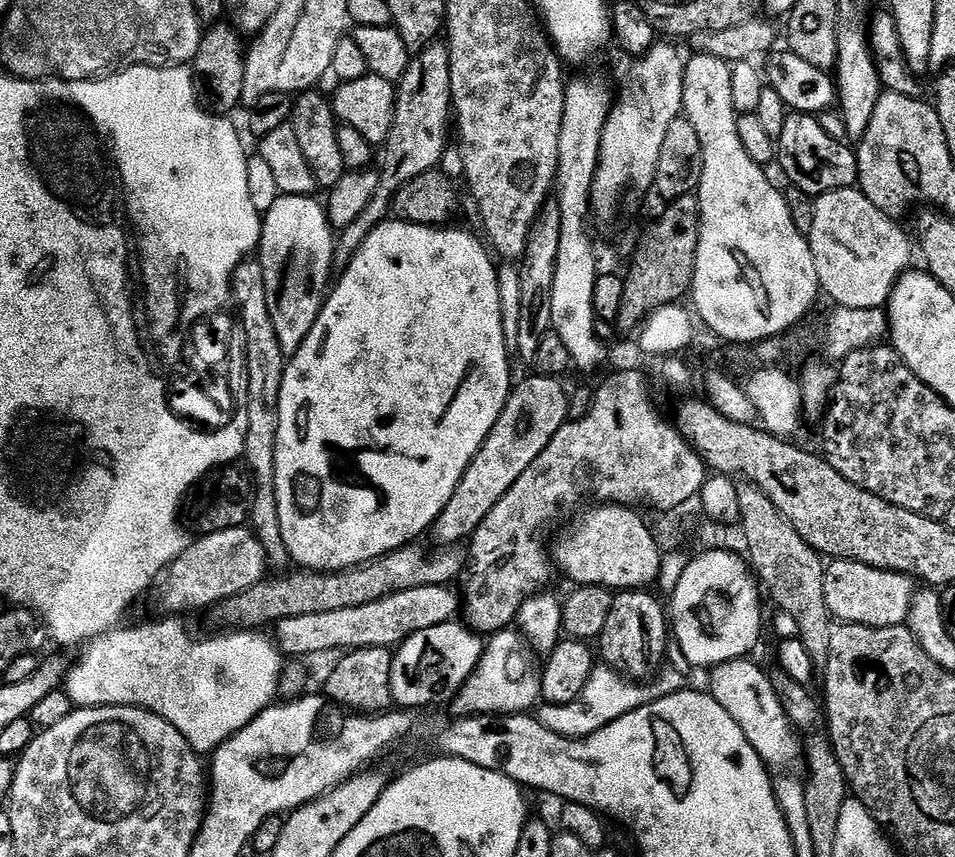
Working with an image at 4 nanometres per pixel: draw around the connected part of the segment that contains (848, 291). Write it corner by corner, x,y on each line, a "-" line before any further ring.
859,187
843,188
815,197
814,226
807,233
808,244
816,259
816,269
823,295
829,296
833,305
842,308
884,308
896,289
897,282
909,271
912,260
912,244
908,236
896,225
897,221
878,210
870,198
866,198

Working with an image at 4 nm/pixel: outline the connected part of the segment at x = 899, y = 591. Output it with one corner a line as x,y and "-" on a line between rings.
832,560
824,570
824,589
828,613
842,624
861,624
867,628
898,628
907,621
910,602
917,585
913,577
887,572
853,560

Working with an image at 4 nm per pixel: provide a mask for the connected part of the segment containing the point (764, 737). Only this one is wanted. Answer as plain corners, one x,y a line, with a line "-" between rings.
745,658
717,664
710,672
710,695
727,710
734,722
738,722
750,746
754,746
758,755
768,762
771,761
771,756
783,754
784,744
792,740
792,728
788,725
791,724
790,717
779,701
779,694
771,686
767,671
764,668
760,669
754,661
755,659

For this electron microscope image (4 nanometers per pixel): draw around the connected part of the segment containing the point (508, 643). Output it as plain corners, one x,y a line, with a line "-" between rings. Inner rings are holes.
519,631
498,632
489,640
492,641
489,644
487,641
475,670
451,701
457,717
515,716
527,713
532,707
535,709
540,700
540,677
528,661
526,641

